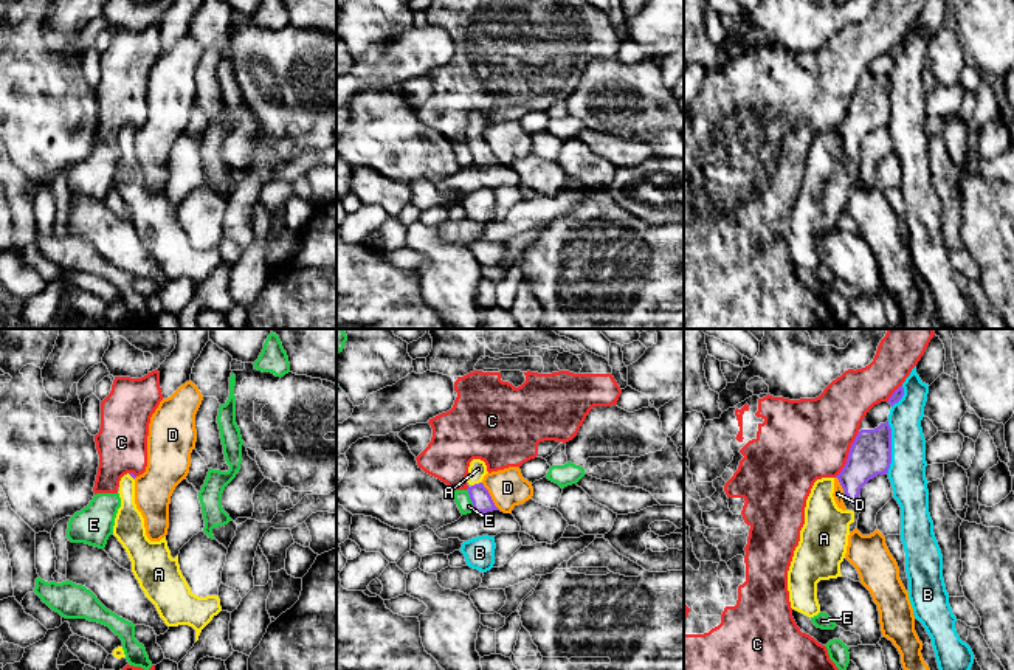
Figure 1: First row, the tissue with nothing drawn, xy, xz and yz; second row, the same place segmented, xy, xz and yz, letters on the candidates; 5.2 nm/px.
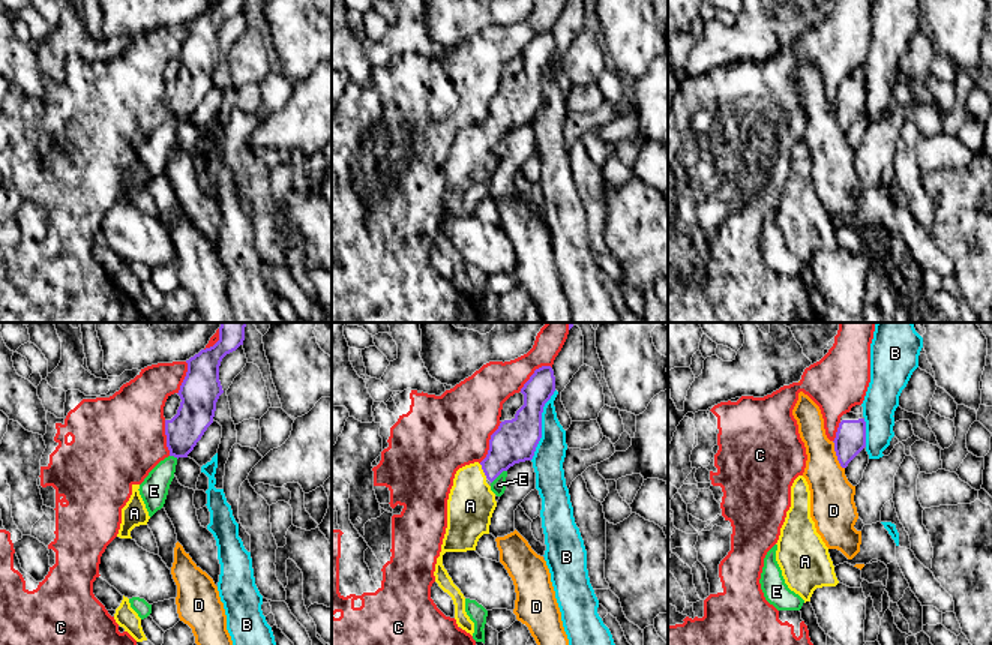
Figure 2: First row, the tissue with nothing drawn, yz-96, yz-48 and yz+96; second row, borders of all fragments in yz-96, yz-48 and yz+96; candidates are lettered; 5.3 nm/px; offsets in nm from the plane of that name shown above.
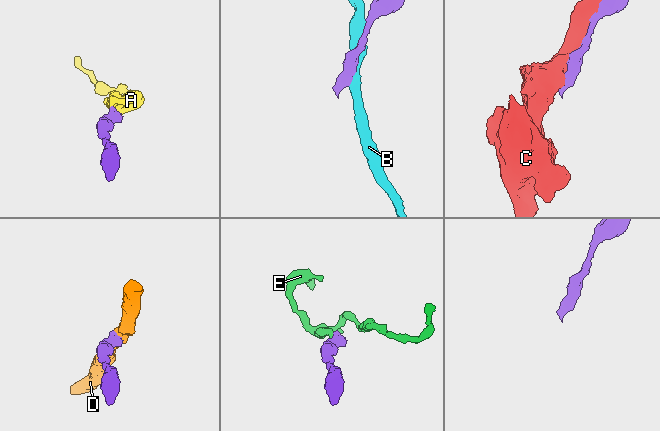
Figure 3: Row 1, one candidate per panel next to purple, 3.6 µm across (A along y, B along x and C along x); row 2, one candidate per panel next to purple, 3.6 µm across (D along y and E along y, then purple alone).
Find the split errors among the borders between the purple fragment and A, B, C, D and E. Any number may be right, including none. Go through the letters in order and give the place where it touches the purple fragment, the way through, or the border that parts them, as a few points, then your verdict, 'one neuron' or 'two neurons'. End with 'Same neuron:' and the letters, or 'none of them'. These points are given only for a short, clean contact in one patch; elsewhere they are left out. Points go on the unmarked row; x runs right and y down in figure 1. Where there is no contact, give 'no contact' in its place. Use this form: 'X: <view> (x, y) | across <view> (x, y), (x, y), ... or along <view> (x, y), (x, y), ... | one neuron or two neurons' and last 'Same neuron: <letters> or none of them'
A: xz (476, 137) | across xz (479, 148), (476, 137), (478, 121) | one neuron
B: yz (890, 101) | along yz (889, 75), (890, 120), (887, 126) | two neurons
C: yz (848, 107) | two neurons
D: xz (490, 149) | along xz (481, 135), (500, 162) | two neurons
E: xz (470, 151) | along xz (467, 141), (473, 162) | two neurons
Same neuron: A

